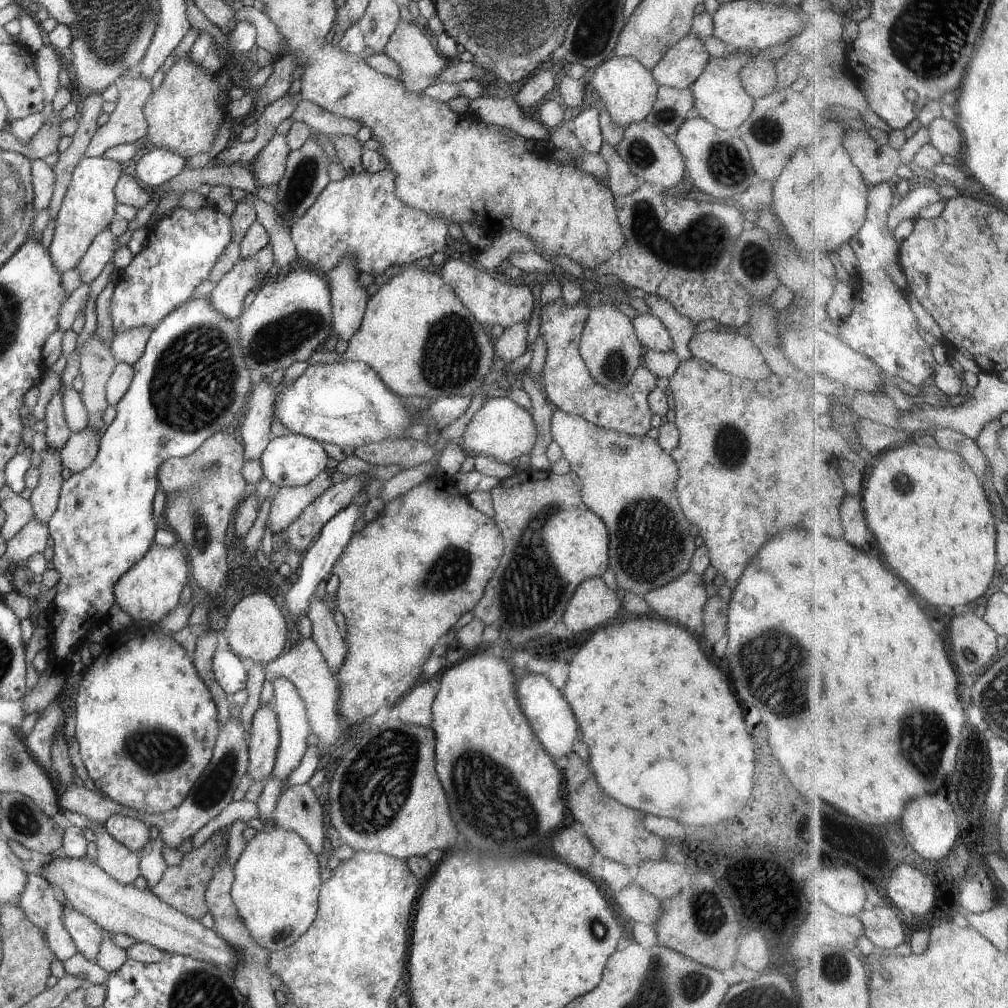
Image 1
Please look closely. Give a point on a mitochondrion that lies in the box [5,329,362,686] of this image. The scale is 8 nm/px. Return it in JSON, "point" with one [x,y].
{"point":[208,470]}

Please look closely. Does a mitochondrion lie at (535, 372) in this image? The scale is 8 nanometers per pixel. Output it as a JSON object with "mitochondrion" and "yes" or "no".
{"mitochondrion":"no"}

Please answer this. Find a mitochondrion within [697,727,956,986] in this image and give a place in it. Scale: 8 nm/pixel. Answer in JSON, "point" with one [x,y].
{"point":[835,968]}

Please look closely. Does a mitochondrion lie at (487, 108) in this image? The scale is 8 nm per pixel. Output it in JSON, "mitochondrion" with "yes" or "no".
{"mitochondrion":"no"}

